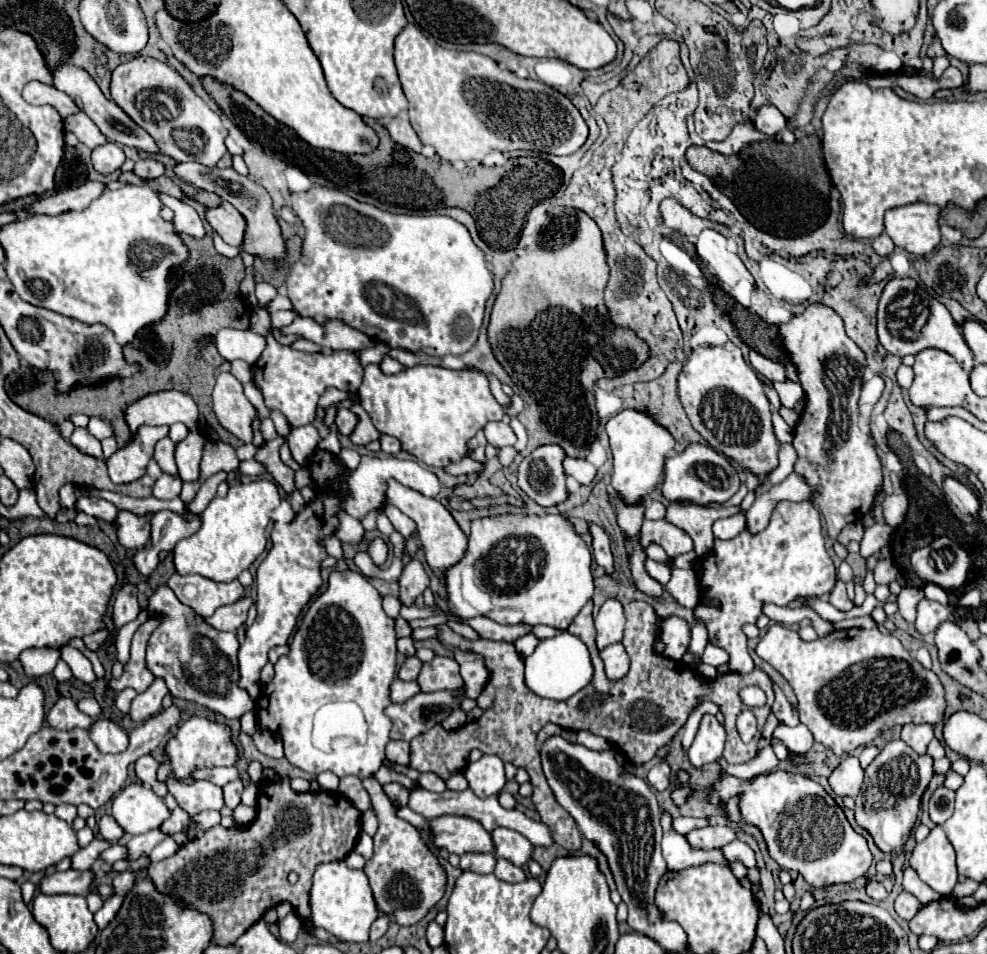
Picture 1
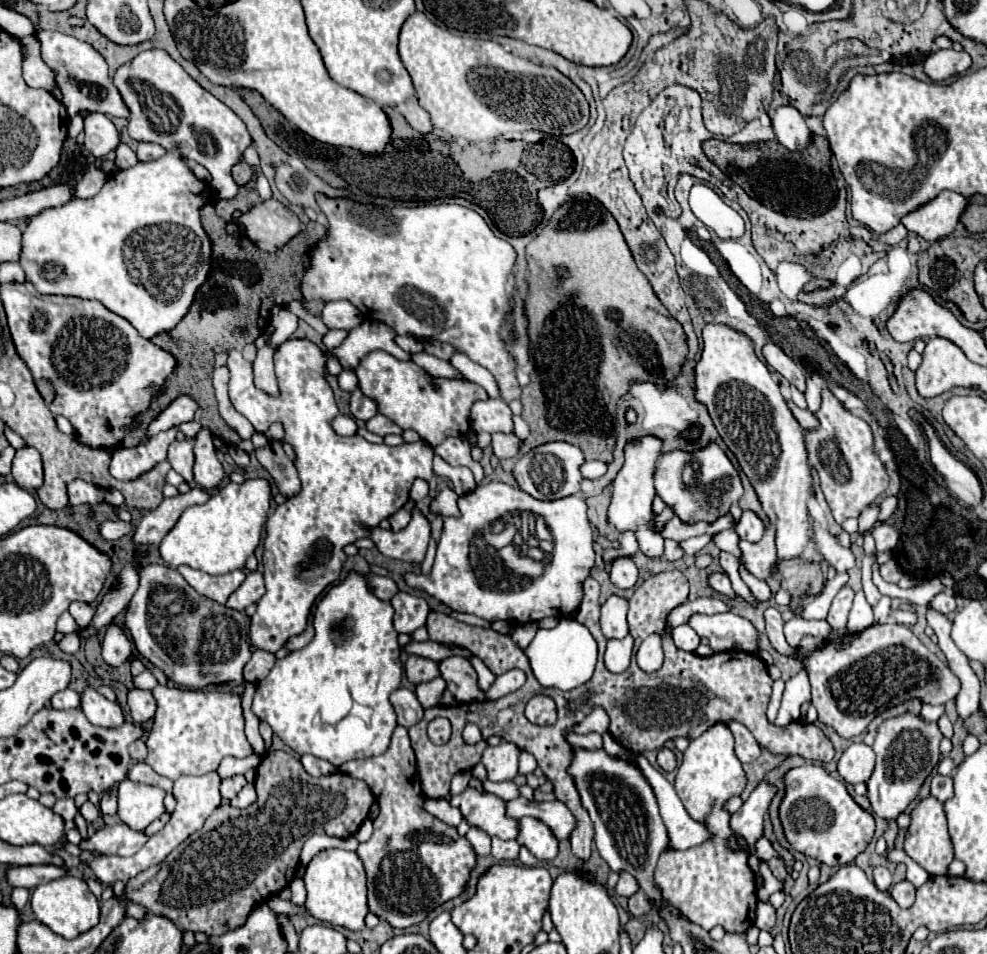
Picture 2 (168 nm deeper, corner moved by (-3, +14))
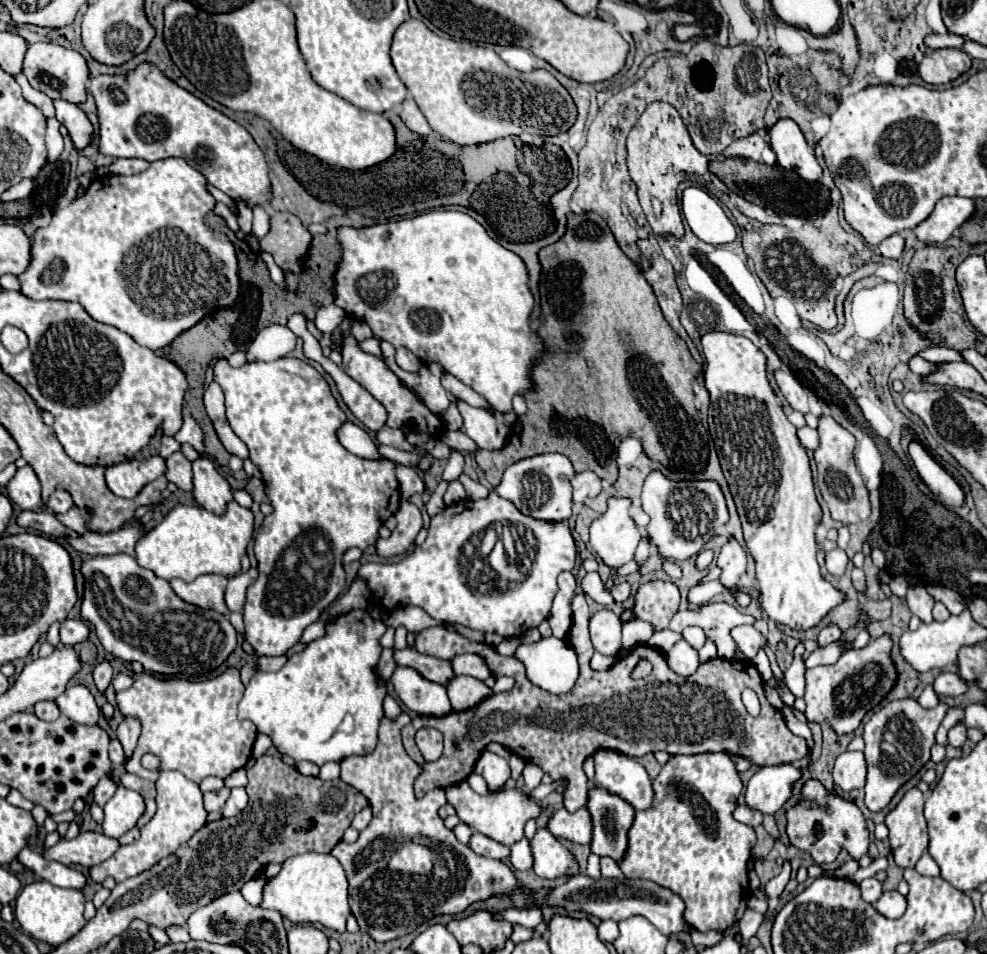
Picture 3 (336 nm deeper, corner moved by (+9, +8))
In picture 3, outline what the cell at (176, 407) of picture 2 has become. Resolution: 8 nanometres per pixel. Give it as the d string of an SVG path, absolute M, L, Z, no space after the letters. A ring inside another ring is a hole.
M184 416L184 422L182 422L182 428L176 432L176 440L180 444L188 442L192 444L200 454L204 452L204 442L202 442L202 430L198 428L196 420L192 416Z

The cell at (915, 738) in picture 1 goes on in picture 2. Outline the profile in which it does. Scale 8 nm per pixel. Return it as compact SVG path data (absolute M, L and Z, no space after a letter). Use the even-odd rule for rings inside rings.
M924 704L922 706L922 718L930 720L930 722L936 722L942 714L944 714L944 706L934 706L934 704Z

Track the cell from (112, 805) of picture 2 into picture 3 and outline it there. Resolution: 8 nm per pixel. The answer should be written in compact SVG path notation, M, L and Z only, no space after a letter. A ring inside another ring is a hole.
M104 776L100 782L98 782L98 786L94 788L94 792L92 792L92 798L94 798L94 802L102 808L110 798L112 798L112 794L116 792L116 784L112 782L112 778L110 776Z

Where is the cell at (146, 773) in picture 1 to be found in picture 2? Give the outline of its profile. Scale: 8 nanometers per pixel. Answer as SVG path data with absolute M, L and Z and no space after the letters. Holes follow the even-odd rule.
M140 738L140 740L136 740L136 742L132 742L132 744L128 746L128 752L130 752L130 756L132 756L132 760L136 760L136 762L140 762L140 760L144 760L144 758L146 758L146 744L144 744L144 740Z

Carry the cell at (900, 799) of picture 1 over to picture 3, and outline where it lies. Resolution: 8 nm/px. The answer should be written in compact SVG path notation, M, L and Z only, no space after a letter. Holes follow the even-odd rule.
M896 700L876 712L864 726L866 742L866 762L868 762L868 780L864 786L864 804L870 812L884 810L892 796L902 784L906 784L918 770L930 760L930 748L934 746L934 734L948 712L946 704L938 704L932 710L924 710L916 700Z

